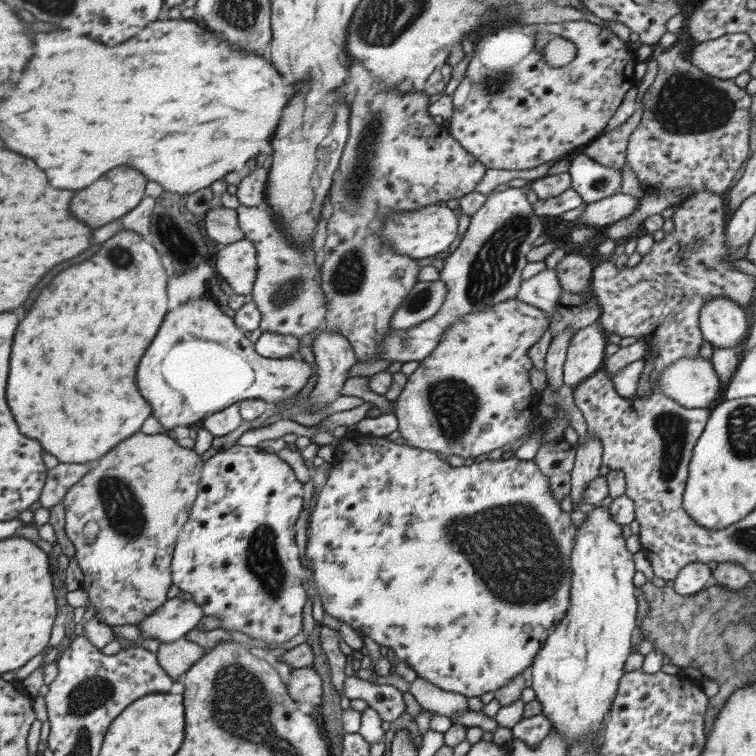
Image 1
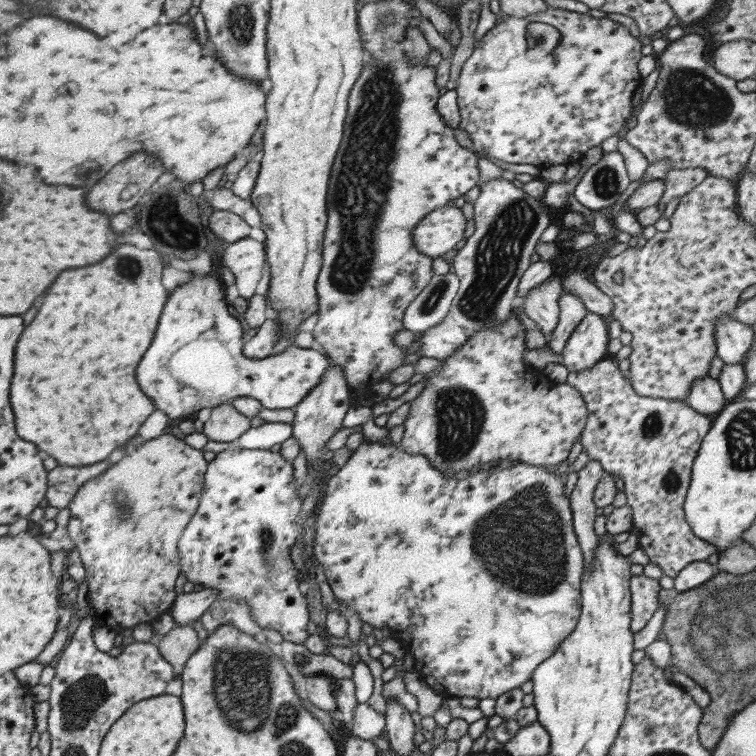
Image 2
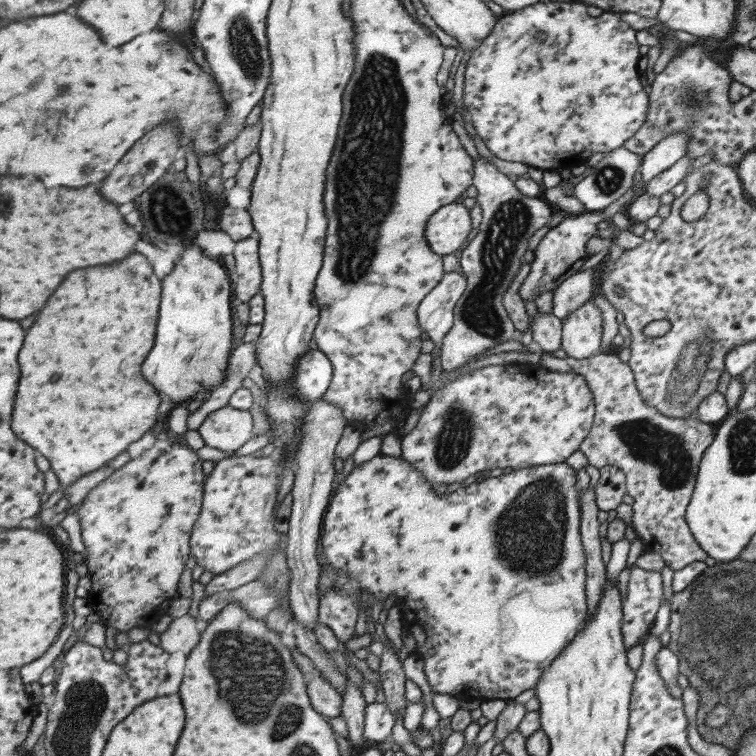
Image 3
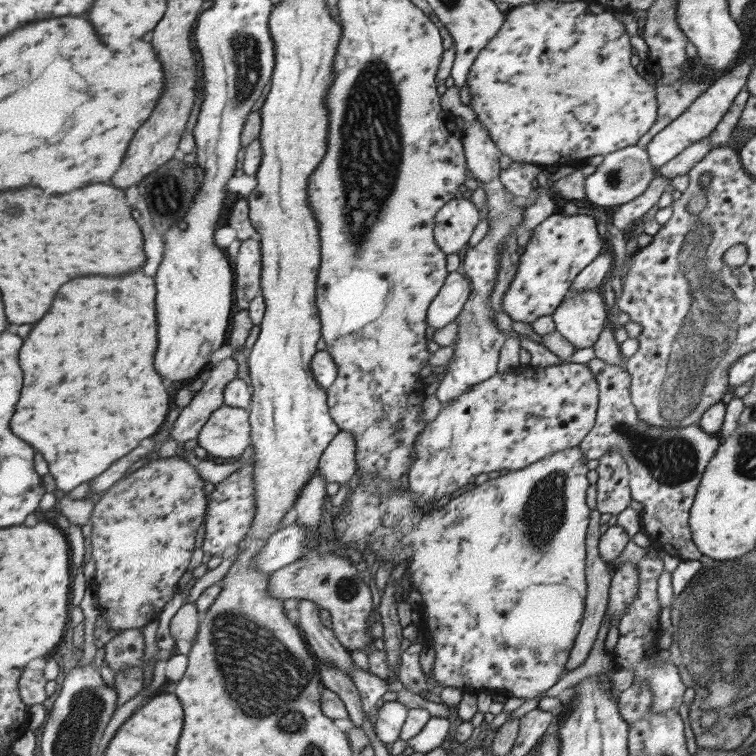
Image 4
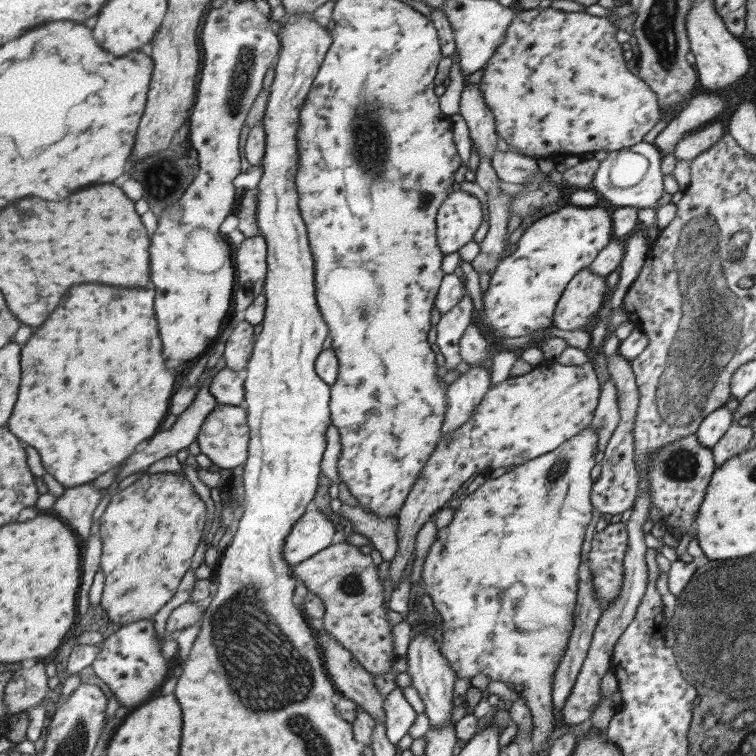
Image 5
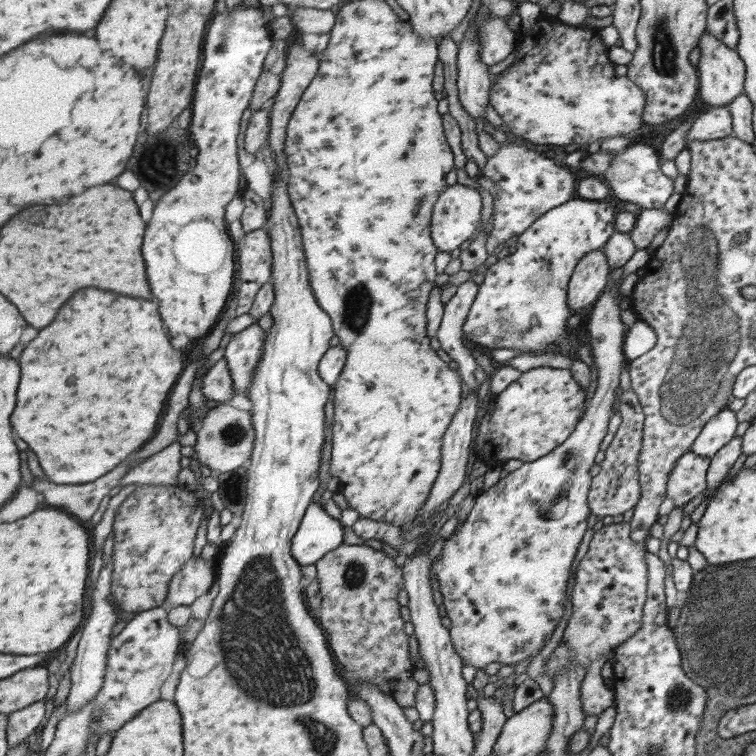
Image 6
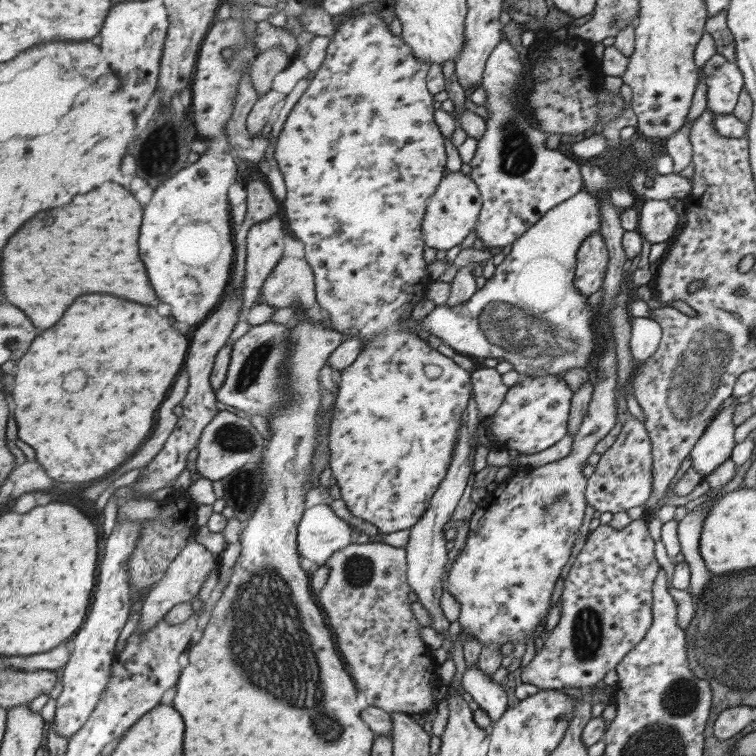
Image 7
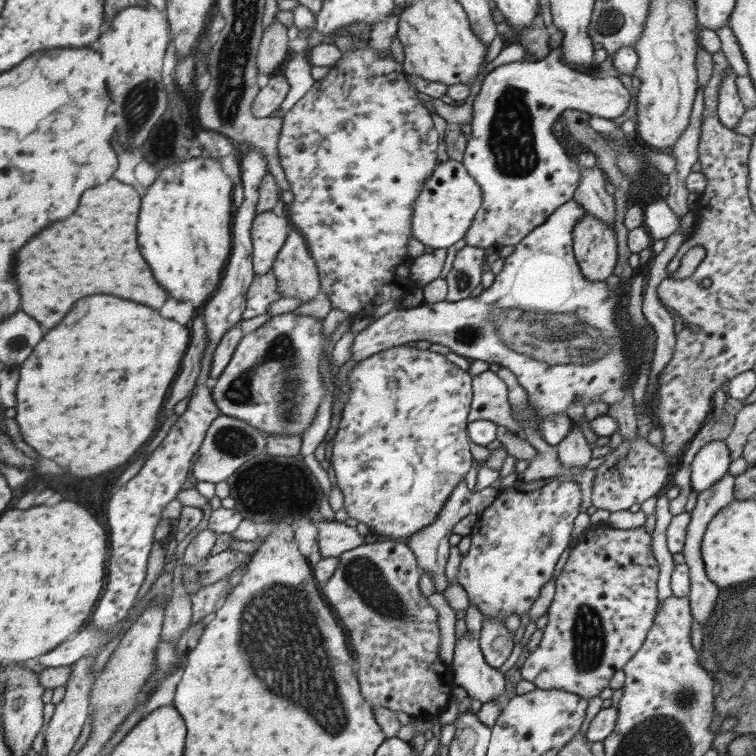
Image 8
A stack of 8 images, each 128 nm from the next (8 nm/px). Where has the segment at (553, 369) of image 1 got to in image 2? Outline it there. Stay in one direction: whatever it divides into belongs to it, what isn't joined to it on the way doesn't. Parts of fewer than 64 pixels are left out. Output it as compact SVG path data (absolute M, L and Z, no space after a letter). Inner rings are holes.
M565 288L559 296L558 306L560 306L559 323L548 336L547 346L551 348L552 352L562 354L570 335L580 321L586 317L588 311L577 296L567 292Z

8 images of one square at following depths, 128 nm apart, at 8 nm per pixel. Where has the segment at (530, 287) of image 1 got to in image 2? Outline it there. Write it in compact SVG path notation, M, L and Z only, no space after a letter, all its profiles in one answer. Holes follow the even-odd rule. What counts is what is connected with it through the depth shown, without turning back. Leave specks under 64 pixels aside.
M553 275L532 288L525 296L524 302L519 302L524 313L543 330L546 336L550 336L559 323L558 299L561 292L563 292L561 278Z

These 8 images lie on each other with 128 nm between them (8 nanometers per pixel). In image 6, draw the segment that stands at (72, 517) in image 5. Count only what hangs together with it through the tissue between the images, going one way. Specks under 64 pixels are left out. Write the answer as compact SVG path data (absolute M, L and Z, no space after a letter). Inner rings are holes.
M120 464L102 478L86 484L54 484L36 478L33 488L44 495L48 504L65 511L84 524L89 524L102 498L108 496L114 486L119 485L119 480L130 469L130 466Z

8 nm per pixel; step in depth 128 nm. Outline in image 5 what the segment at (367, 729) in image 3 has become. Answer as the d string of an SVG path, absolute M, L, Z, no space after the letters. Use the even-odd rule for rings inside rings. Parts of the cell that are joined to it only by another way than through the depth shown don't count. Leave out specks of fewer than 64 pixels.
M396 687L391 691L384 701L384 712L386 715L386 738L394 745L402 737L406 736L416 720L416 711L404 697L402 688Z

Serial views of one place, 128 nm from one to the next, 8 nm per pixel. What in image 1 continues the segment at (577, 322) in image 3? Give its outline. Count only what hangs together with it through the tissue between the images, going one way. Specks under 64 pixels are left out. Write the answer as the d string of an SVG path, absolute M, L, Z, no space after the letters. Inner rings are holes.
M592 324L574 333L567 348L563 366L563 382L578 387L603 366L608 341L599 324Z

